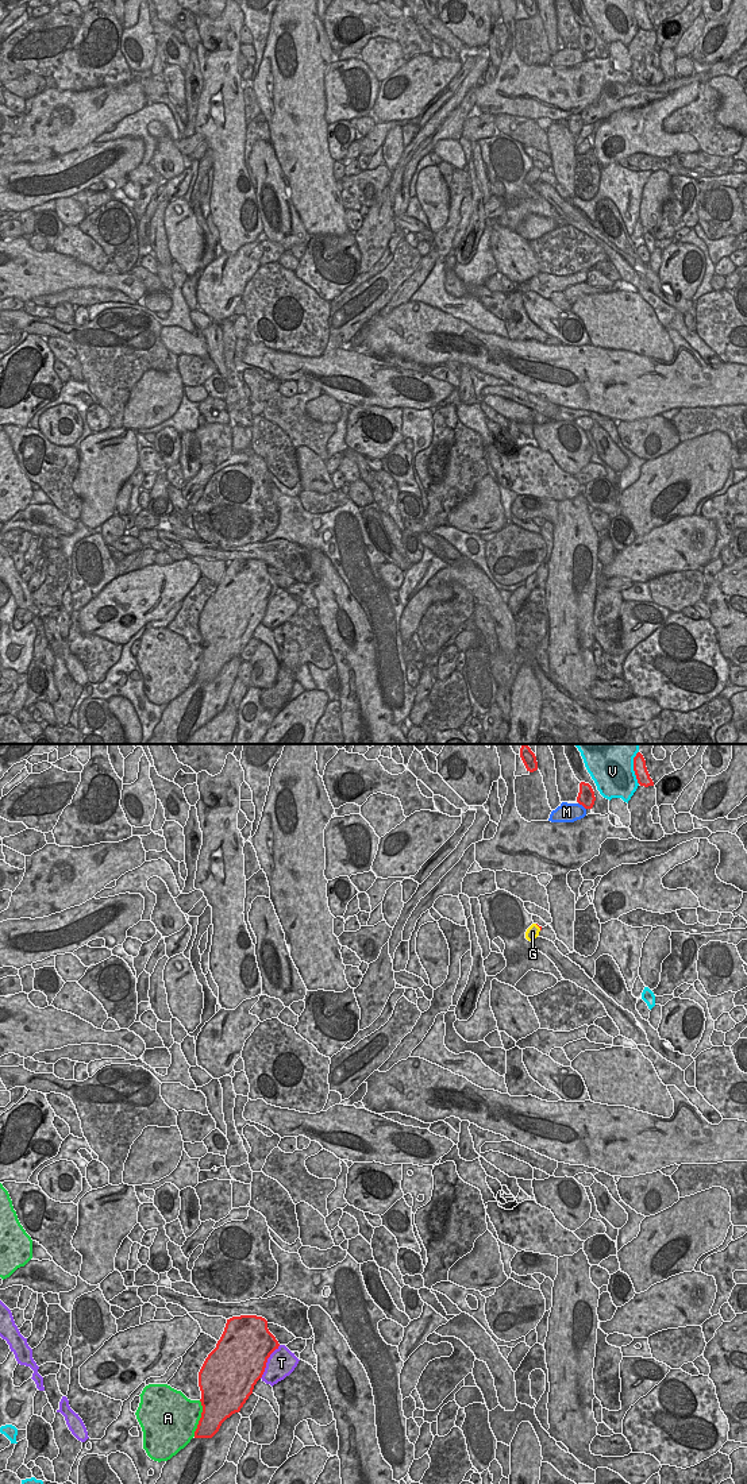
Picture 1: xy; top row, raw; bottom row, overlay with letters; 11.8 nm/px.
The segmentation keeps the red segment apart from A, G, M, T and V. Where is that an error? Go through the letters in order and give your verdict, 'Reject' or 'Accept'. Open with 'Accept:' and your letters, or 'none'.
Accept: none
A: Reject
G: Reject
M: Reject
T: Reject
V: Reject.

